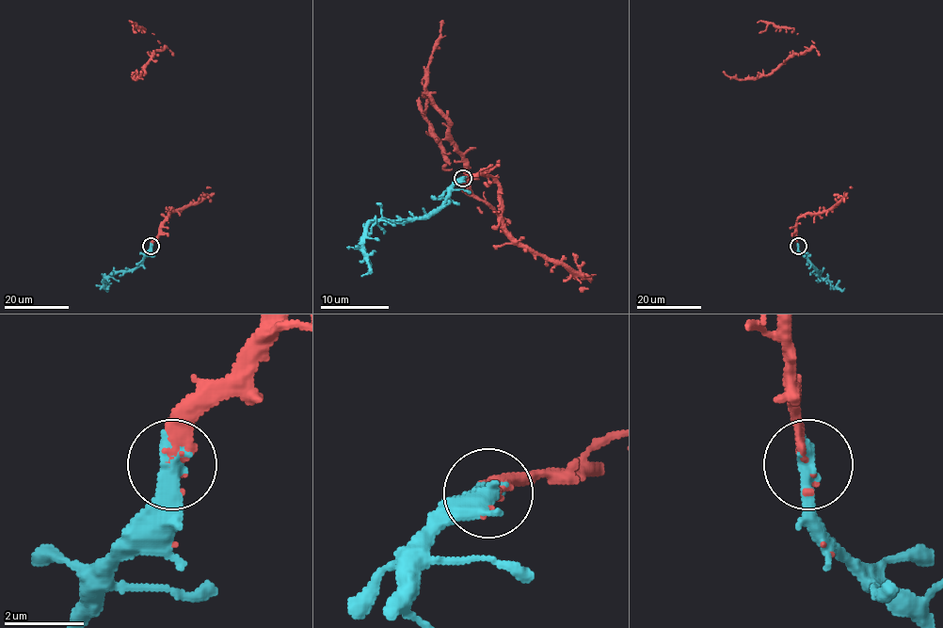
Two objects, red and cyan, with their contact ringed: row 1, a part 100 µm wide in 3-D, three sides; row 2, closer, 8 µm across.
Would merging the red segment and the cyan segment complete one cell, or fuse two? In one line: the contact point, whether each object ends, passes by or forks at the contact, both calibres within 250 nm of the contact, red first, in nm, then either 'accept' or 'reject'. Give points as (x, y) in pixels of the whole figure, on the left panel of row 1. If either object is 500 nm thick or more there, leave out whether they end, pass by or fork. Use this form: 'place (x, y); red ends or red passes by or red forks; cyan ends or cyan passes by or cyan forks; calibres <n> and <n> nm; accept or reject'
place (151, 246); calibres 280 and 550 nm; accept

